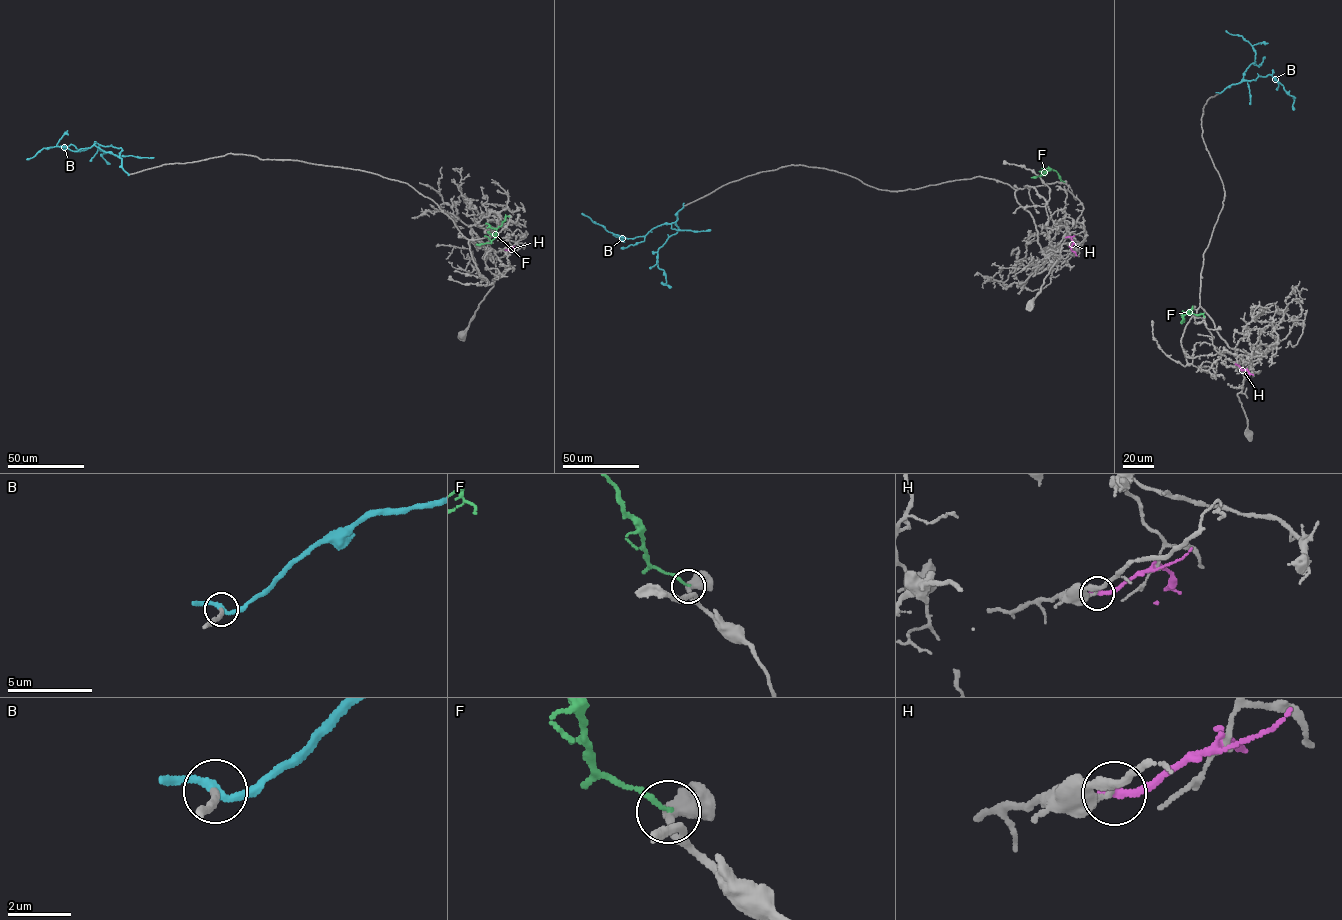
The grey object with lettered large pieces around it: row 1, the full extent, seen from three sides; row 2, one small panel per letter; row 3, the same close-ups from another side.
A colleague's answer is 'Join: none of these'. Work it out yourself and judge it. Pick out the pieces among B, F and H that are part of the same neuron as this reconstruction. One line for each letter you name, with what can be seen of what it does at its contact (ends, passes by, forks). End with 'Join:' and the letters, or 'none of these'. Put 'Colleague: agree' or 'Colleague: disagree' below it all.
Join: none of these
Colleague: agree

